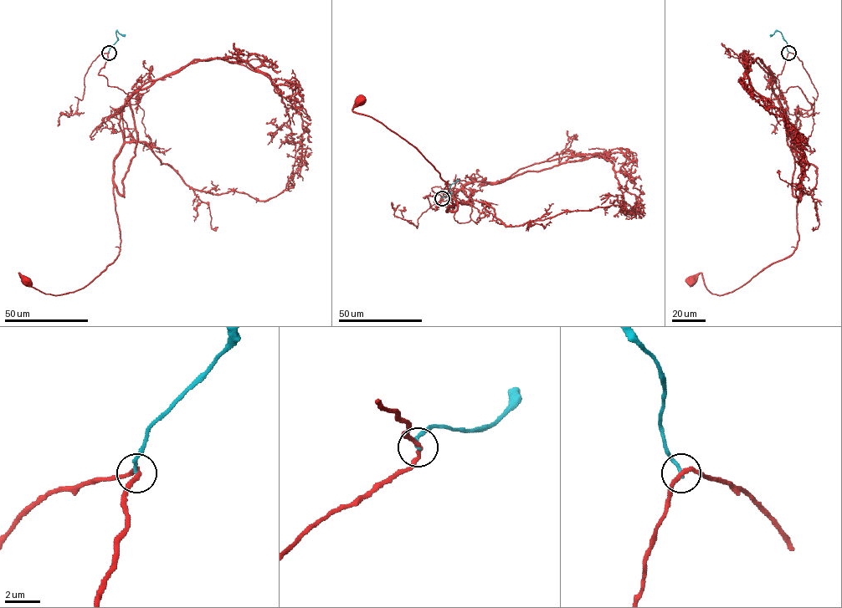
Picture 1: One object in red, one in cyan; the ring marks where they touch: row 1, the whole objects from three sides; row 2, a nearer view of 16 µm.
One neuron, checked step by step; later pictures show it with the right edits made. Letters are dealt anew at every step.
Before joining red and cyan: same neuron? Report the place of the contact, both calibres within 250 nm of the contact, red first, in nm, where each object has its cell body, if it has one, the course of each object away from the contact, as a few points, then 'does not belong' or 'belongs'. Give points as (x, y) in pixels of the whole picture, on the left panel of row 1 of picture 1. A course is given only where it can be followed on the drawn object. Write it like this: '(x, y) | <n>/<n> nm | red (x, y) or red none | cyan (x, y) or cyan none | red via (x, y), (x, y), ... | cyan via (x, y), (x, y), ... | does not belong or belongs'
(109, 53) | 240/200 nm | red (26, 281) | cyan none | red via (109, 53), (99, 74), (127, 96), (114, 170), (120, 250), (76, 290), (46, 294), (19, 273), (26, 281) | cyan via (109, 53), (117, 40), (115, 32), (125, 35) | does not belong

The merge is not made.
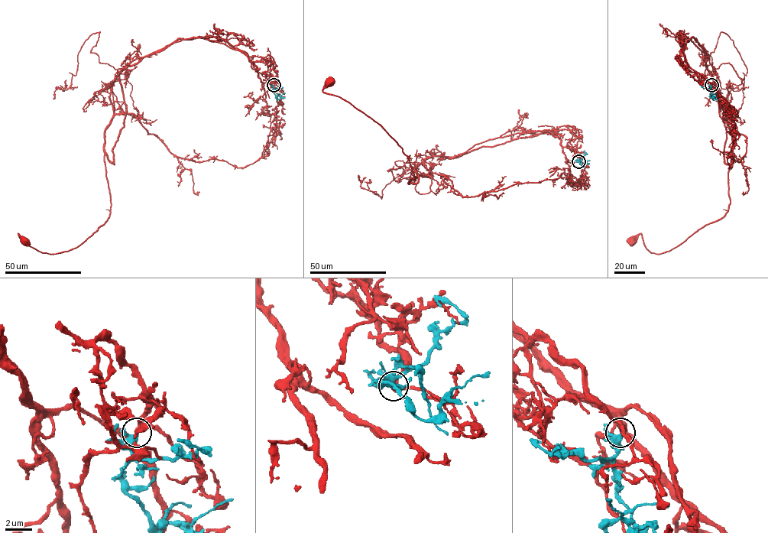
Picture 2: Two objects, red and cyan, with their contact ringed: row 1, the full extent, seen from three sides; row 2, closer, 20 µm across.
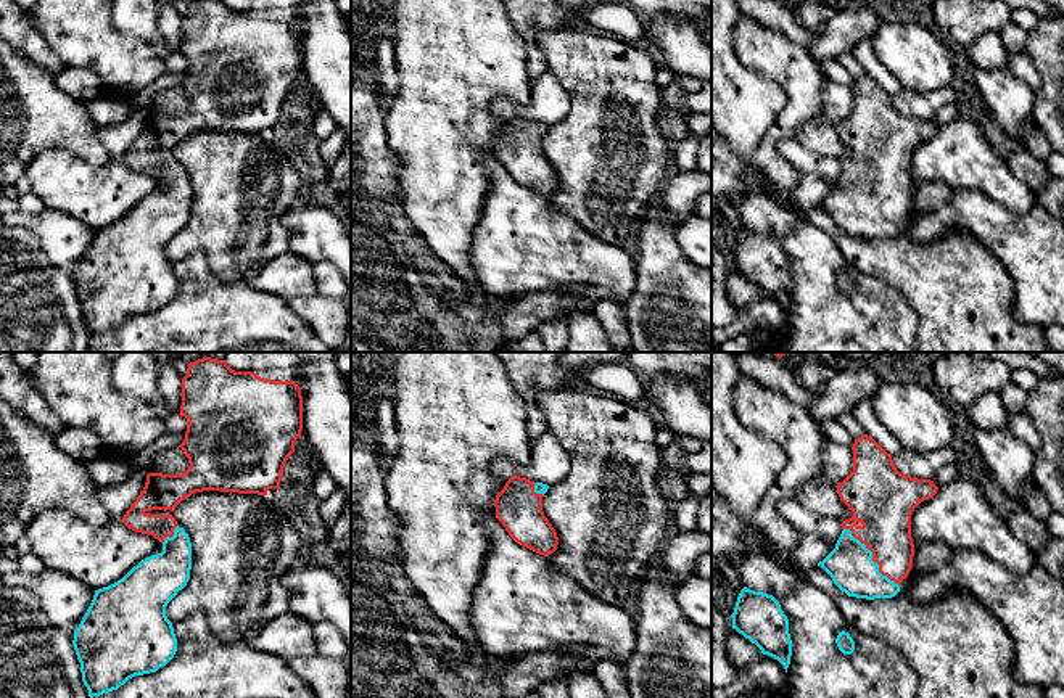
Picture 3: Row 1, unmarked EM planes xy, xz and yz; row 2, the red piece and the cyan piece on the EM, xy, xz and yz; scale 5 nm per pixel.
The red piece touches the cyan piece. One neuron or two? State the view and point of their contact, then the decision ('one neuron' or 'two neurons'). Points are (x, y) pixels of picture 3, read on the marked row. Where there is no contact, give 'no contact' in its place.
contact yz (873, 557); one neuron

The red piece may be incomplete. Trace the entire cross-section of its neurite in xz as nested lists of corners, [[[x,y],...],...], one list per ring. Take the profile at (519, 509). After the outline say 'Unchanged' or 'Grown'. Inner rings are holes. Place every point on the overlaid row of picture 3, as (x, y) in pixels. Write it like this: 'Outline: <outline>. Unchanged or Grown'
Outline: [[[513,474],[497,492],[496,518],[520,545],[549,556],[557,550],[559,537],[542,511],[542,497],[549,486]]]. Grown

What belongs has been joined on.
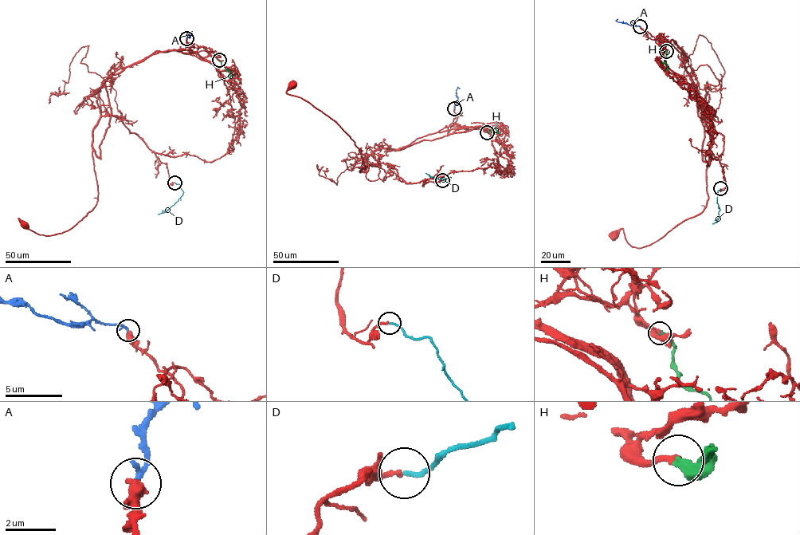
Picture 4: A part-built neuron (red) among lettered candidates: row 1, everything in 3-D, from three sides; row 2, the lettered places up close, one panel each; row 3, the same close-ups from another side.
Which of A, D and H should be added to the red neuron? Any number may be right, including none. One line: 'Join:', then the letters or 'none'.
Join: D, H

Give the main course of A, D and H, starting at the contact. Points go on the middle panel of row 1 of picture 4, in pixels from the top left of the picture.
A: (454, 108), (457, 99), (456, 90), (460, 88)
D: (441, 180), (451, 177), (436, 178), (425, 173)
H: (487, 132), (497, 131)

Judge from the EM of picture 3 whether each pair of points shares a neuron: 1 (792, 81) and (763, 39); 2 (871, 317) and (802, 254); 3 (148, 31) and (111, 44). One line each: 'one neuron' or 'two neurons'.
1: one neuron
2: one neuron
3: two neurons

